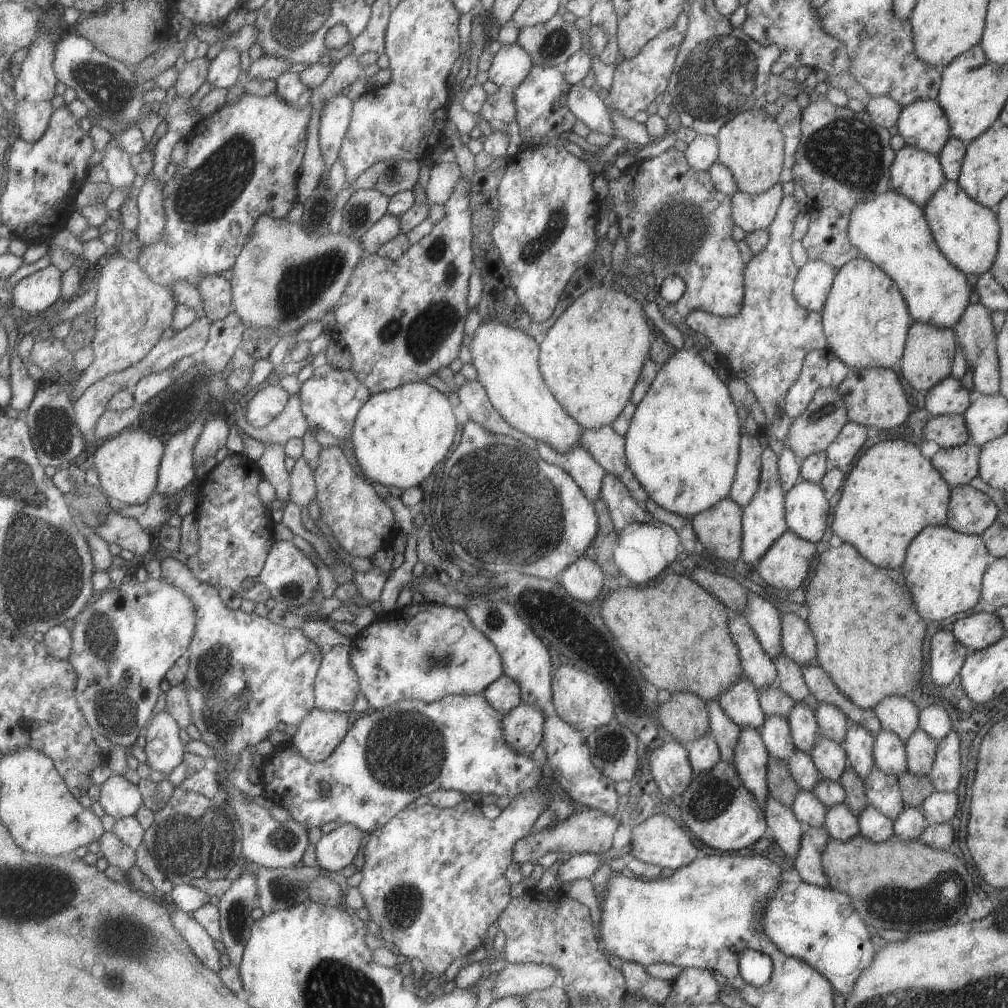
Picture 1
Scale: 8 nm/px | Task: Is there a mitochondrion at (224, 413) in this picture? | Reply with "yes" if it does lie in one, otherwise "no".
no

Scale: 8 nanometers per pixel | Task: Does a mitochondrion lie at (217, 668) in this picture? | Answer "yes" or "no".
yes

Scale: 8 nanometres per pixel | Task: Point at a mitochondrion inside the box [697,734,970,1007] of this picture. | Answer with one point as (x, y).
(905, 909)

